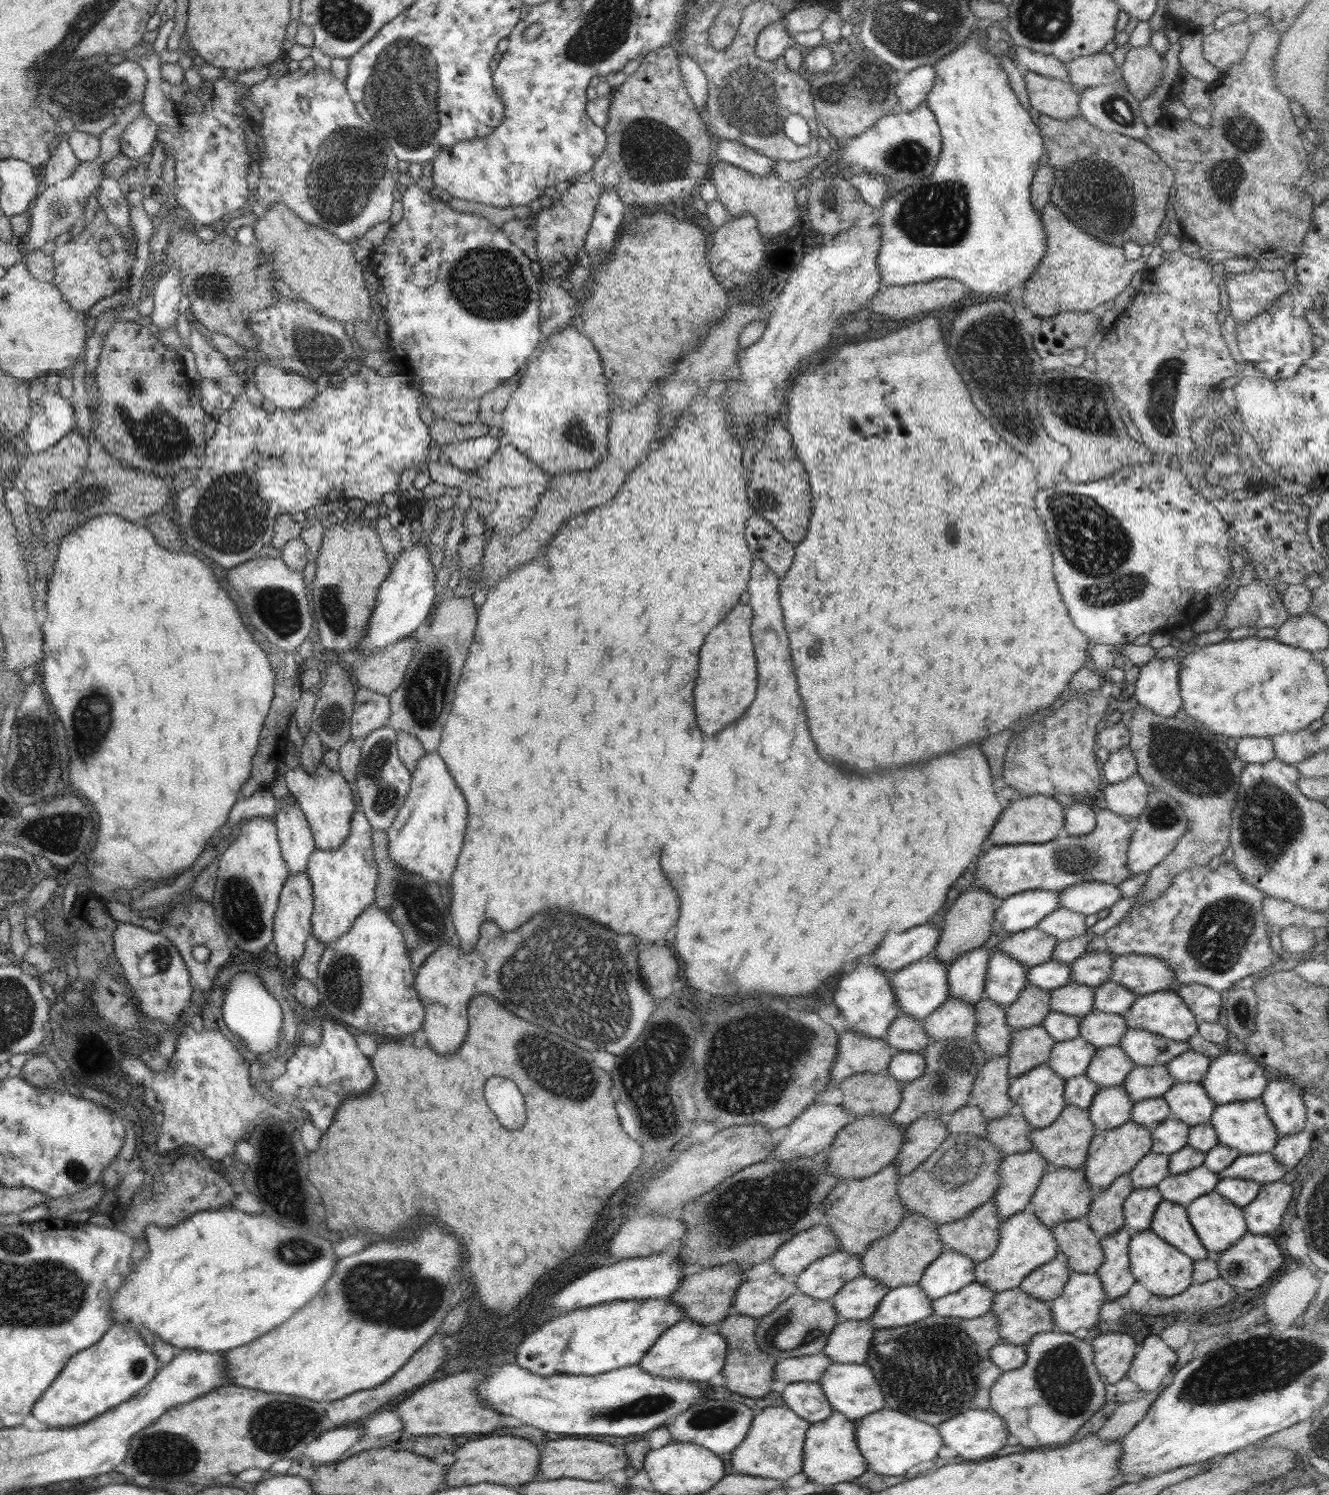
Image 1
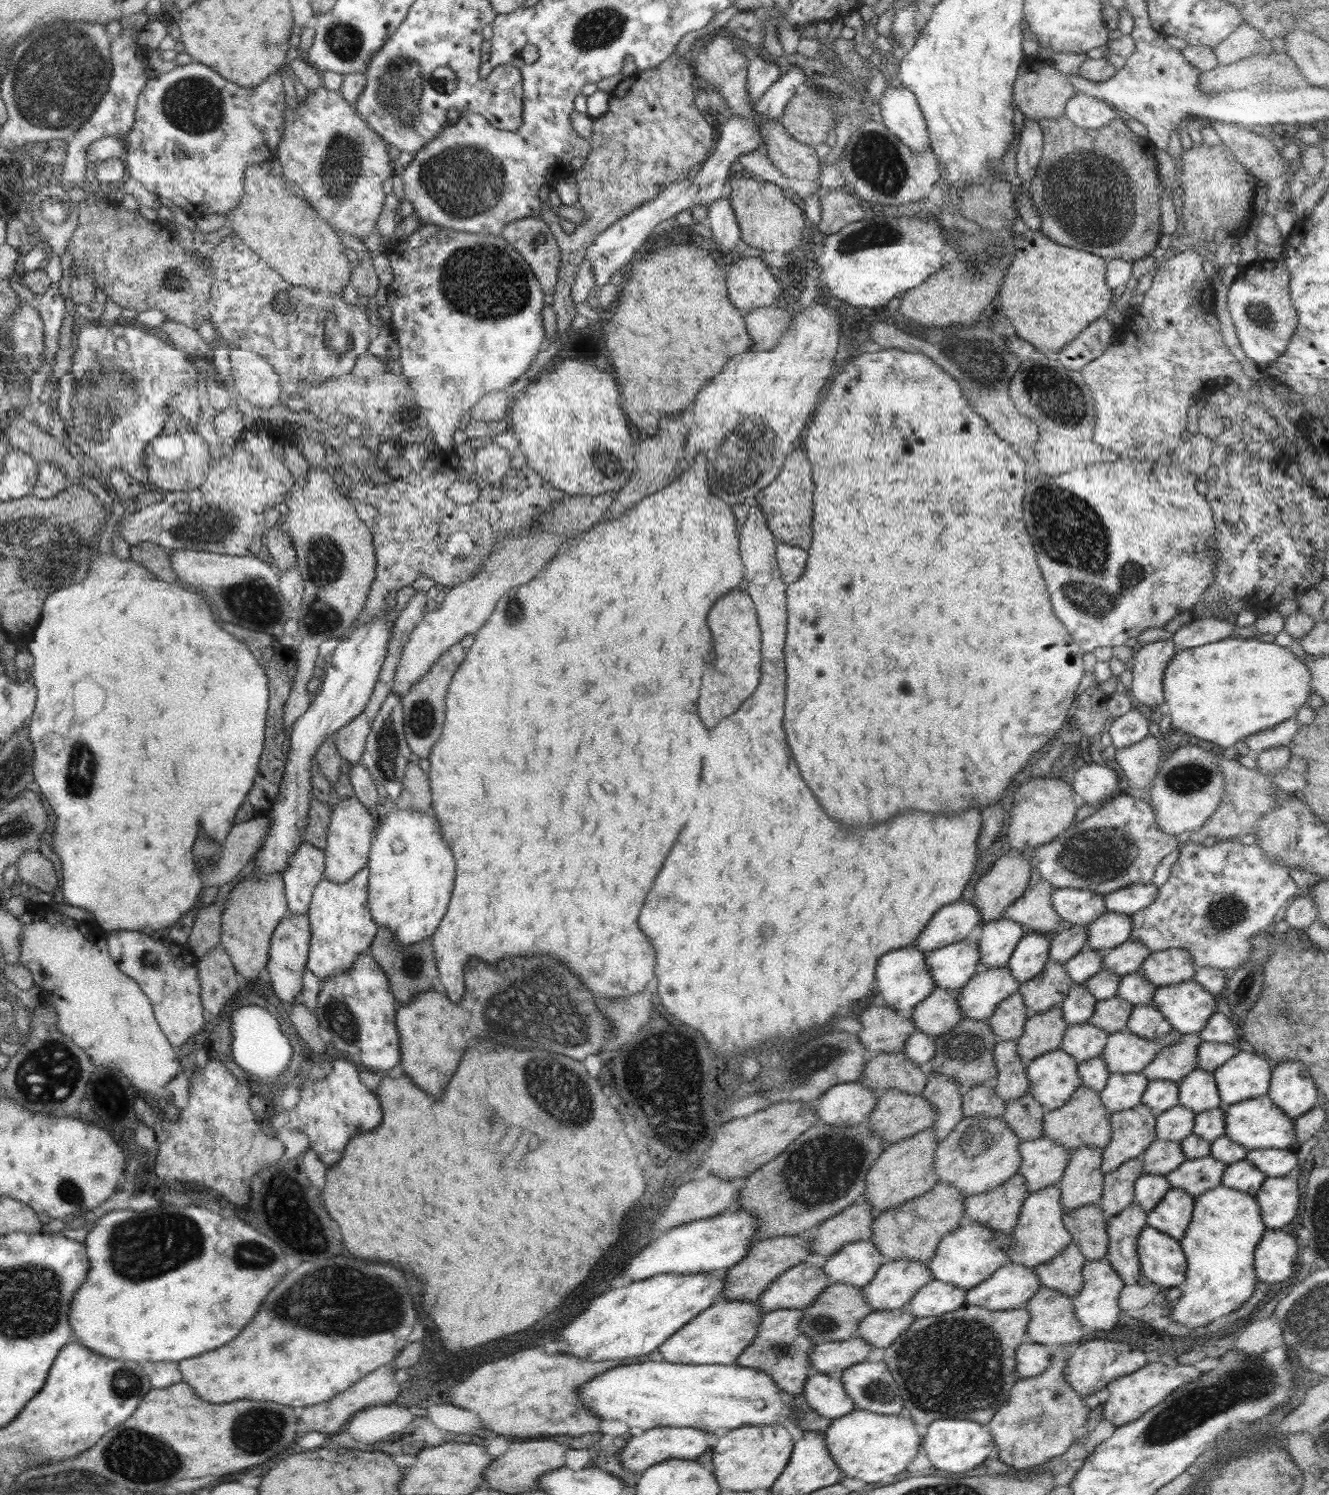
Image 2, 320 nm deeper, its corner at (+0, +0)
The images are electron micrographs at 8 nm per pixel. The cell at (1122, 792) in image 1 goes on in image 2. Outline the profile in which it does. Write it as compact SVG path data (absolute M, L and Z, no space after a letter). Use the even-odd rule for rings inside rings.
M1148 735L1132 746L1114 750L1113 762L1121 768L1123 779L1136 790L1146 789L1157 775L1165 754L1160 751L1157 738Z

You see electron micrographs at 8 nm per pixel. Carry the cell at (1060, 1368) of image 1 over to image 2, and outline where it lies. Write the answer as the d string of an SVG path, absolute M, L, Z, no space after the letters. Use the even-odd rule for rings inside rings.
M1056 1351L1051 1354L1050 1366L1042 1374L1019 1378L1012 1385L1007 1405L1000 1407L988 1424L998 1446L998 1458L1014 1470L1024 1472L1051 1458L1059 1458L1076 1441L1074 1430L1087 1423L1091 1410L1086 1407L1084 1397L1065 1379L1068 1358Z

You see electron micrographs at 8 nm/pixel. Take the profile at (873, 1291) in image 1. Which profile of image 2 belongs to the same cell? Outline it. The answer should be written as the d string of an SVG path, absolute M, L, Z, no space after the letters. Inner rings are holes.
M886 1260L863 1288L863 1295L874 1311L906 1308L916 1292L932 1279L931 1270L923 1262Z

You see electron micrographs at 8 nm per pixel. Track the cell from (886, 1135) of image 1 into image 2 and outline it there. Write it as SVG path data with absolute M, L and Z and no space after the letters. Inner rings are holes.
M891 1088L877 1093L877 1103L867 1123L884 1144L890 1144L932 1127L936 1122L936 1113L933 1104L921 1094L911 1095Z

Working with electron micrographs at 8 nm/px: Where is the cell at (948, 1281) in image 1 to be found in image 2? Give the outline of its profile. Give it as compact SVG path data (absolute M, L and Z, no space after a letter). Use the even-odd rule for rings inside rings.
M964 1221L958 1228L944 1236L927 1267L931 1270L934 1279L967 1291L990 1279L998 1268L1009 1262L1007 1252L1011 1242L1011 1235L995 1233L990 1227L976 1221Z

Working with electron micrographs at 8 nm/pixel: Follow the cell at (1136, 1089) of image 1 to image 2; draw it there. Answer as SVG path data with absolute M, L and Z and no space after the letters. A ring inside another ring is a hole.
M1180 1034L1176 1043L1165 1046L1142 1074L1148 1080L1169 1080L1178 1084L1186 1075L1196 1069L1196 1058L1201 1038L1198 1034Z

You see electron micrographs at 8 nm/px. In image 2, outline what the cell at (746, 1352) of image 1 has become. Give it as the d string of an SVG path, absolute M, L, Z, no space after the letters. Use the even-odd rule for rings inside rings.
M776 1309L763 1313L759 1332L737 1358L736 1364L768 1373L781 1392L789 1397L802 1394L807 1377L813 1372L811 1354L816 1345L800 1332L800 1319L805 1313L803 1309Z

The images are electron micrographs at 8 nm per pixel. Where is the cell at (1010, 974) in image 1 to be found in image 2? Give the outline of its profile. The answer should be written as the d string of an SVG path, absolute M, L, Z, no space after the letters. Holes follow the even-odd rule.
M1027 931L1014 948L1006 968L1019 984L1034 978L1046 967L1050 951L1050 935Z

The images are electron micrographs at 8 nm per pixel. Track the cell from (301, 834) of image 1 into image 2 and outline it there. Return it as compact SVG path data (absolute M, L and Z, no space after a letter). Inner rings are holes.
M303 840L282 874L287 907L291 914L307 912L314 889L323 879L324 871L324 851Z

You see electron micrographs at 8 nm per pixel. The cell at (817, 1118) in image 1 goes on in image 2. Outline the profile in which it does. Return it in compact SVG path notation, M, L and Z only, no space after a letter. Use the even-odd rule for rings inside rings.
M858 1082L831 1086L813 1107L819 1123L857 1125L866 1123L877 1103L877 1093Z

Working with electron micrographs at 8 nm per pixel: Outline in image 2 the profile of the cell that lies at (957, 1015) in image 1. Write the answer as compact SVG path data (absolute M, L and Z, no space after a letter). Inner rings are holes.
M1006 966L1002 968L976 968L975 974L956 992L956 1002L966 1019L986 1021L996 1006L1019 990L1019 982Z

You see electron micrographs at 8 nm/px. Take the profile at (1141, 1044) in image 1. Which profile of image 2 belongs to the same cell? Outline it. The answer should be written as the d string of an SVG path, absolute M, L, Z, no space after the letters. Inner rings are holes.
M1153 1005L1133 1006L1127 1025L1136 1036L1153 1041L1174 1032L1173 1026Z

